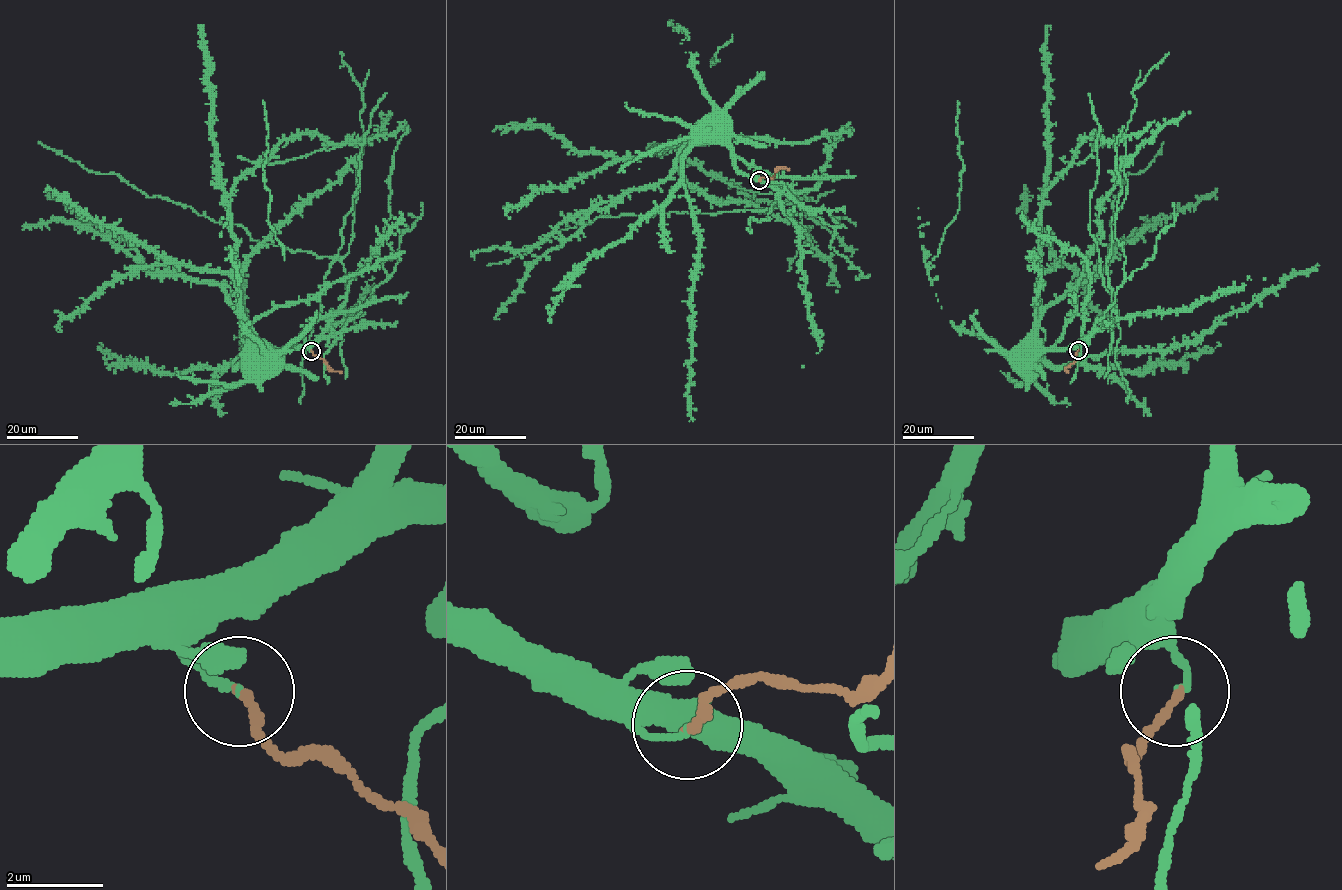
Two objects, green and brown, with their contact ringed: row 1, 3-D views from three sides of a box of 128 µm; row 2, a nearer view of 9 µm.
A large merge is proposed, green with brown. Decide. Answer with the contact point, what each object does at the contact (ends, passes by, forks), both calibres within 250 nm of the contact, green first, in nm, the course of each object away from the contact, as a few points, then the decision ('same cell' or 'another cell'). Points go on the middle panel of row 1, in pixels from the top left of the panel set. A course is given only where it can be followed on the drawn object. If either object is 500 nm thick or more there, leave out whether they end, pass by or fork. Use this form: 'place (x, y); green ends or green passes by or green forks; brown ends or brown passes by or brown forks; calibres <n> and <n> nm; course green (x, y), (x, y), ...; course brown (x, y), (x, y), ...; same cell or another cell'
place (759, 180); green ends; brown ends; calibres 140 and 180 nm; course green (759, 180), (745, 176), (738, 169), (730, 154), (730, 146), (721, 132), (715, 130); course brown (759, 180), (763, 177), (772, 178), (781, 167), (790, 170); another cell

